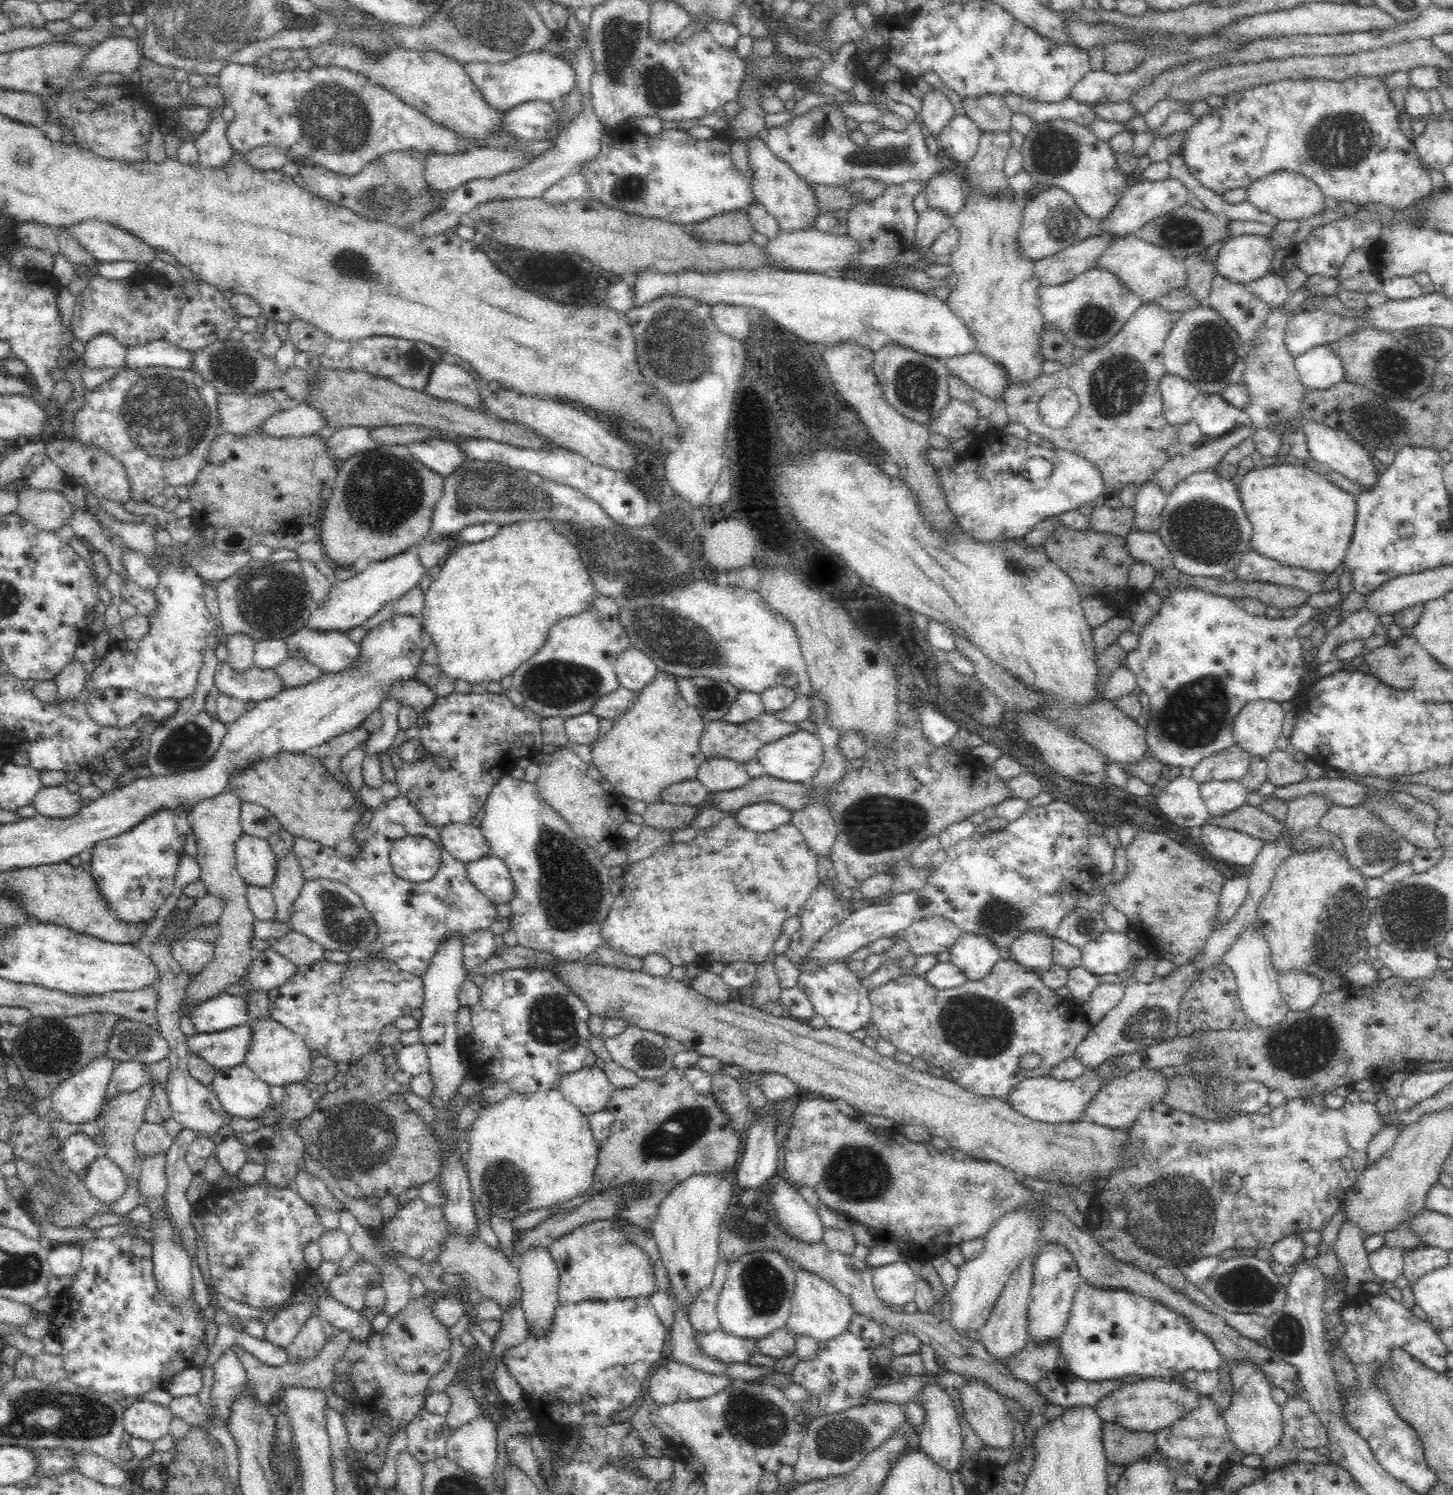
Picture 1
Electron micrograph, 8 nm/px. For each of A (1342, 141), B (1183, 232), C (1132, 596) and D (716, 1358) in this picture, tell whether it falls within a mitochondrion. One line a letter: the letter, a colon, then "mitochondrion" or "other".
A: mitochondrion
B: mitochondrion
C: other
D: other

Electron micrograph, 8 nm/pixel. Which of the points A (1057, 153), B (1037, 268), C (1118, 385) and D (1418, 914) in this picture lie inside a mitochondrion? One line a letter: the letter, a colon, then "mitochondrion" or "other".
A: mitochondrion
B: other
C: mitochondrion
D: mitochondrion

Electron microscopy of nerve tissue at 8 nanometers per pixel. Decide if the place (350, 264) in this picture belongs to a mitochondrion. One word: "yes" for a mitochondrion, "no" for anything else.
yes

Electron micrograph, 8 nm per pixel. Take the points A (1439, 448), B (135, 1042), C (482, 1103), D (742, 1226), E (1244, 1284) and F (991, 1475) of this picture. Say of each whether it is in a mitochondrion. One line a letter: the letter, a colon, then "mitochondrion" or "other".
A: other
B: mitochondrion
C: other
D: mitochondrion
E: mitochondrion
F: other

